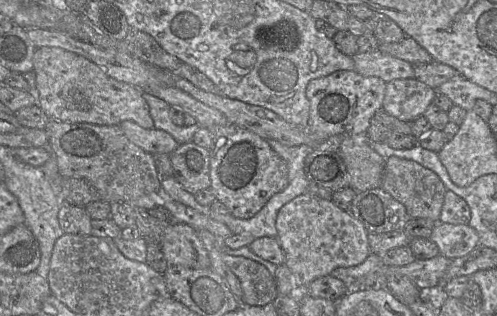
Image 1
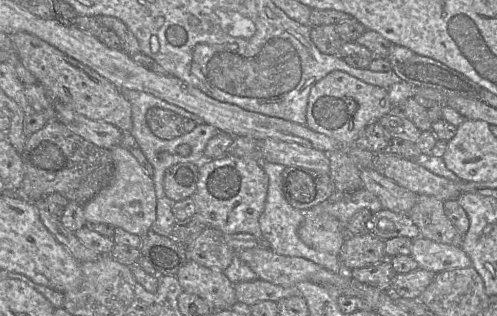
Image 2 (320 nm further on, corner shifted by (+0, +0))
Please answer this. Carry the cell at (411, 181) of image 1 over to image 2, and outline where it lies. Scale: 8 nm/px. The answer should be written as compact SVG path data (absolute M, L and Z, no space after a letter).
M418 195L409 216L422 237L435 242L462 247L463 235L447 217L444 202L428 195Z

